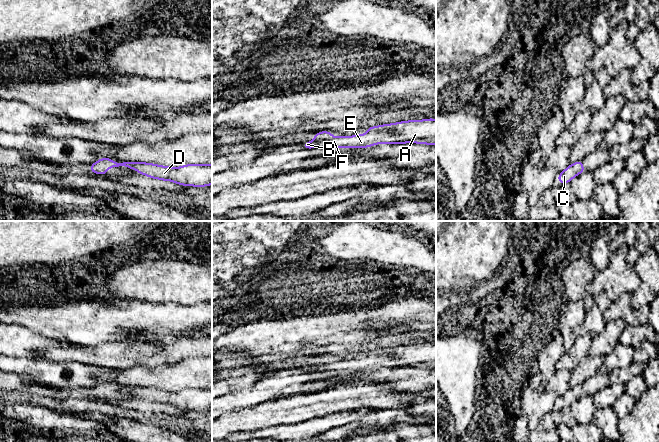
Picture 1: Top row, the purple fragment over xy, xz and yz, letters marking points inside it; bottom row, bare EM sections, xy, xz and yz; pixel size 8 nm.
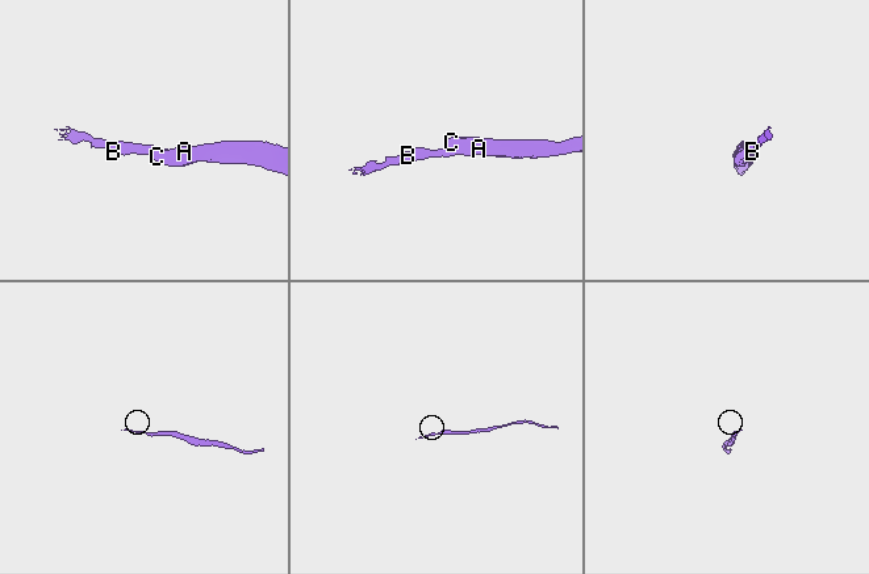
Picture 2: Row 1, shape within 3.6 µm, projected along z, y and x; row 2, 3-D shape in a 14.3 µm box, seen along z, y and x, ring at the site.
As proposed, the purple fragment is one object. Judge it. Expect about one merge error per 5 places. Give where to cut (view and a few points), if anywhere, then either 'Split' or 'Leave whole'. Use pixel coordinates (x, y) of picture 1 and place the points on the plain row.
No split. Leave whole

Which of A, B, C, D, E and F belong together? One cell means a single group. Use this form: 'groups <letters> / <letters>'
groups A B C D E F

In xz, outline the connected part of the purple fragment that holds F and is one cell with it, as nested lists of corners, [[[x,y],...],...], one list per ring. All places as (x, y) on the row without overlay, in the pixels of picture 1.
[[[429,342],[423,344],[409,344],[401,345],[391,348],[383,348],[374,351],[368,351],[365,358],[353,359],[353,360],[340,360],[334,361],[329,355],[321,355],[314,358],[314,364],[311,366],[305,366],[303,372],[368,372],[370,370],[378,368],[405,368],[405,367],[417,367],[436,369],[436,343]]]

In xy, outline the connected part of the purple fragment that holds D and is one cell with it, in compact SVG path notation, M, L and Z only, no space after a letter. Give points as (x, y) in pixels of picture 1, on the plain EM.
M100 382L90 389L90 396L104 399L111 391L134 393L147 401L172 405L182 410L205 411L212 409L212 388L186 388L180 391L168 391L146 386L114 386L111 382Z

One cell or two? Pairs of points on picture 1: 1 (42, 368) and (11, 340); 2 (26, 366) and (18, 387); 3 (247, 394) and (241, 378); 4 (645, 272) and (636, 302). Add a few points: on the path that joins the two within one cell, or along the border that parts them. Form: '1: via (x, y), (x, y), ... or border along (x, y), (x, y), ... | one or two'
1: border along (10, 356), (41, 359) | two
2: border along (10, 371), (27, 374), (33, 379) | two
3: border along (265, 376), (250, 385), (229, 390), (222, 395) | two
4: via (645, 279), (645, 293), (643, 295) | one

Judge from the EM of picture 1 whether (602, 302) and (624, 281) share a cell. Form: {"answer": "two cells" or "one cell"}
{"answer": "two cells"}

